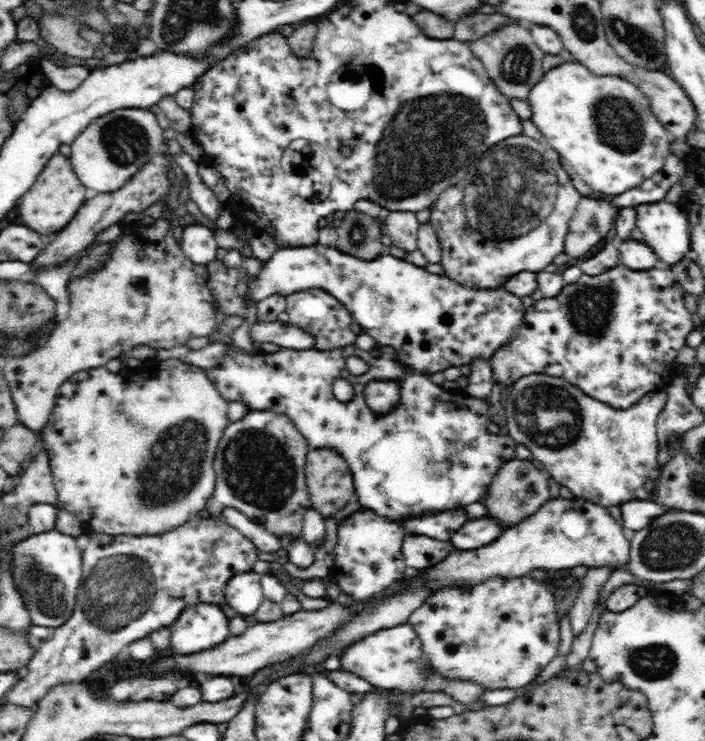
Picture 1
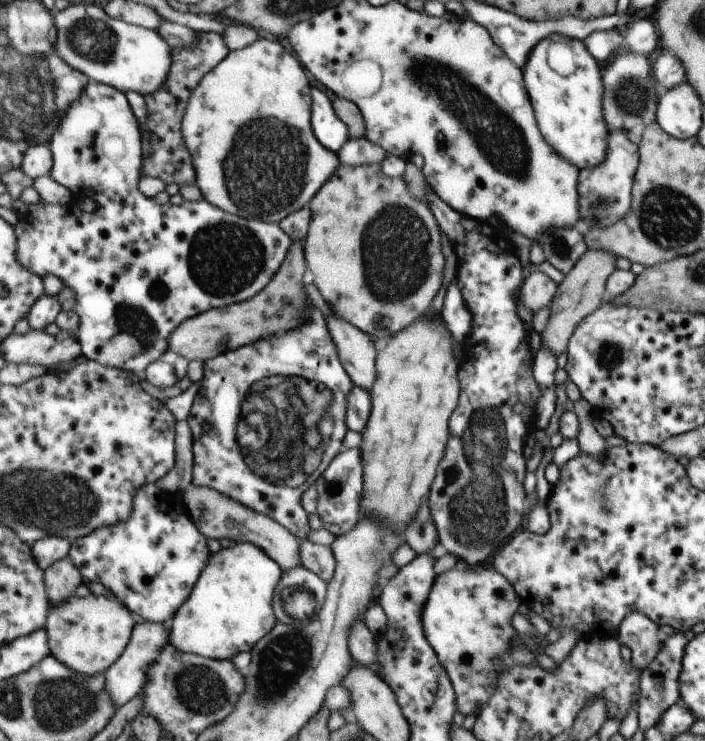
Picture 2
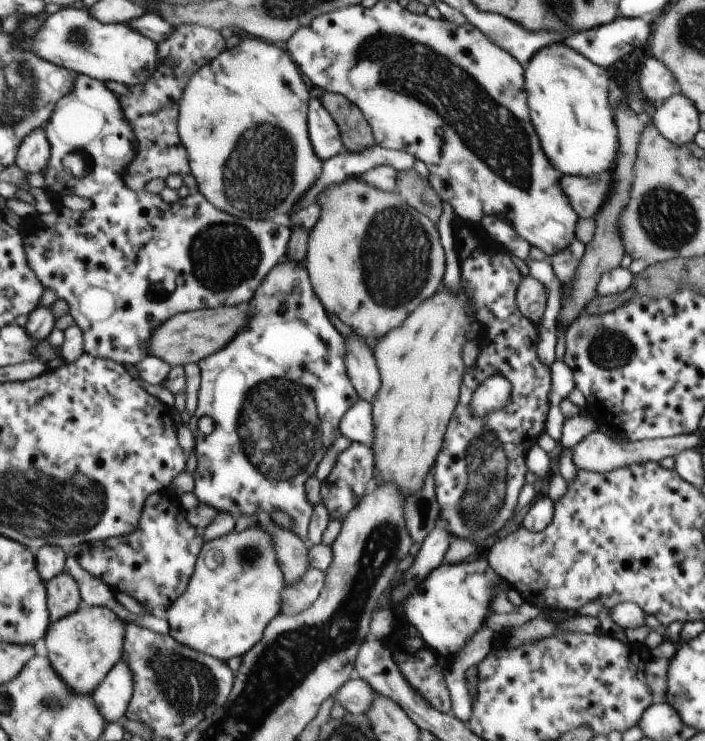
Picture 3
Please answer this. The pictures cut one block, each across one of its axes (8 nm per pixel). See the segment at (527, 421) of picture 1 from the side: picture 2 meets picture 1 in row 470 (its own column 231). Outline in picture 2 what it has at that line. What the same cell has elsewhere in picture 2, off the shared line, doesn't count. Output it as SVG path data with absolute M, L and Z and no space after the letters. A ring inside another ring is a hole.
M252 543L233 544L220 553L214 553L189 602L178 611L173 620L171 644L185 653L220 660L234 661L242 653L252 653L260 640L278 623L272 599L282 573L280 565Z

